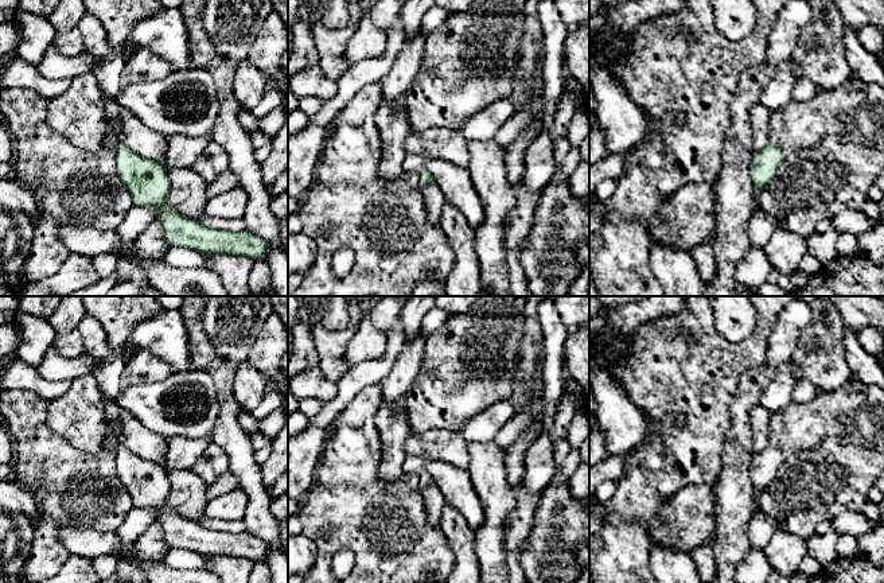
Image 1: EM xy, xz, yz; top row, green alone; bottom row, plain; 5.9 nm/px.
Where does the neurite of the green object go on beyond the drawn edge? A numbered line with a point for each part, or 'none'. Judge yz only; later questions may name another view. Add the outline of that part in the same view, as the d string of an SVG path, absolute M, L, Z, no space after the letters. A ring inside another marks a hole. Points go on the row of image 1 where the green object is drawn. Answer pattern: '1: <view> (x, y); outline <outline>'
1: yz (855, 111); outline M860 77L849 78L833 90L822 90L811 101L790 101L786 106L770 112L768 118L770 143L783 153L815 147L825 136L840 136L884 152L884 88L867 83Z

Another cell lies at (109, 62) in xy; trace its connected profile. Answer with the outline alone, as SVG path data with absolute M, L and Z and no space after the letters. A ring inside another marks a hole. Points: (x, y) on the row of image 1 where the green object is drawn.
M89 13L83 15L77 28L82 35L86 51L94 58L93 73L102 94L116 97L120 92L121 73L128 59L126 53L114 48L108 42L105 27Z

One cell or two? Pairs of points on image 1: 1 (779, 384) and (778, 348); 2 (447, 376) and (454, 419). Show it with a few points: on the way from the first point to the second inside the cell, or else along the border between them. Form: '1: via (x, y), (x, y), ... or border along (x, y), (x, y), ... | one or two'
1: border along (786, 364), (779, 368) | two
2: via (450, 387), (451, 408) | one

